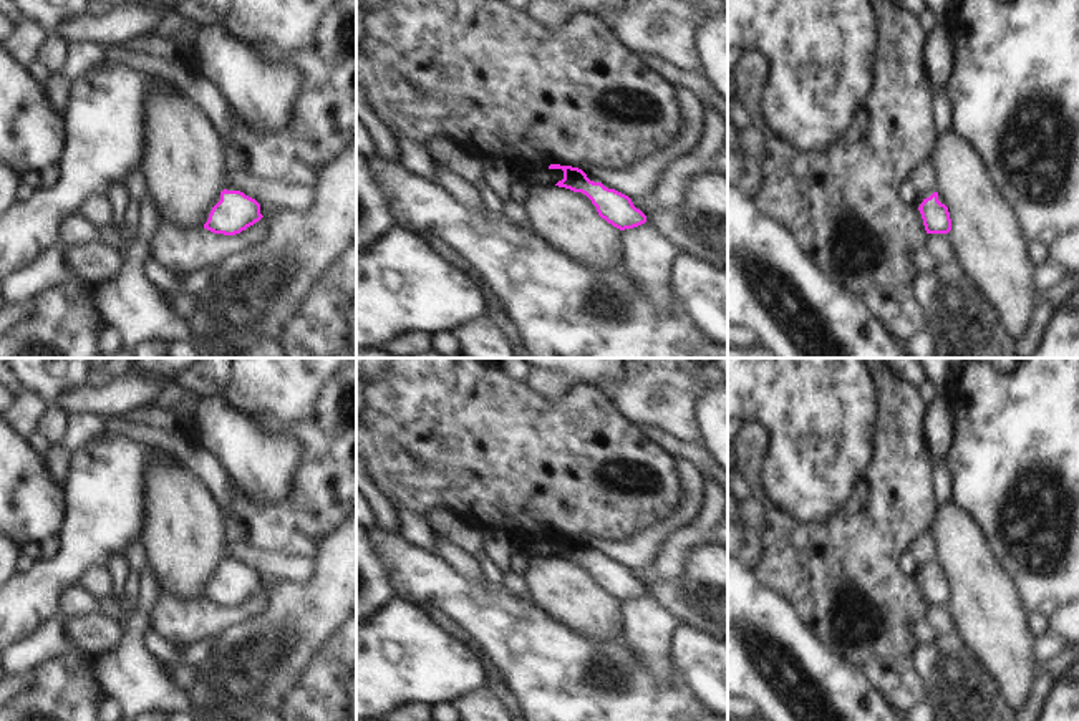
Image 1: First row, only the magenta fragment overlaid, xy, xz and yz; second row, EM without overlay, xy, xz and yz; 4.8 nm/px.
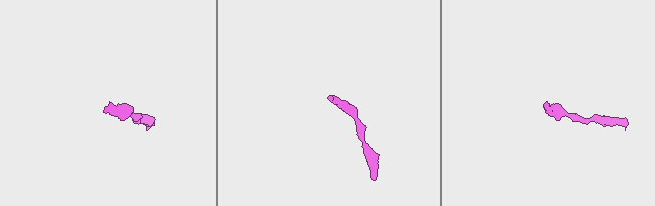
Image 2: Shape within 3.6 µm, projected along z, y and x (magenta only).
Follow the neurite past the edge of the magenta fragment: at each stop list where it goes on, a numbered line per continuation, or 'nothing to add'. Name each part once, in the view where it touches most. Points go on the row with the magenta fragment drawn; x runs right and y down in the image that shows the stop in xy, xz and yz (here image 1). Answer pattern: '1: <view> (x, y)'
nothing to add

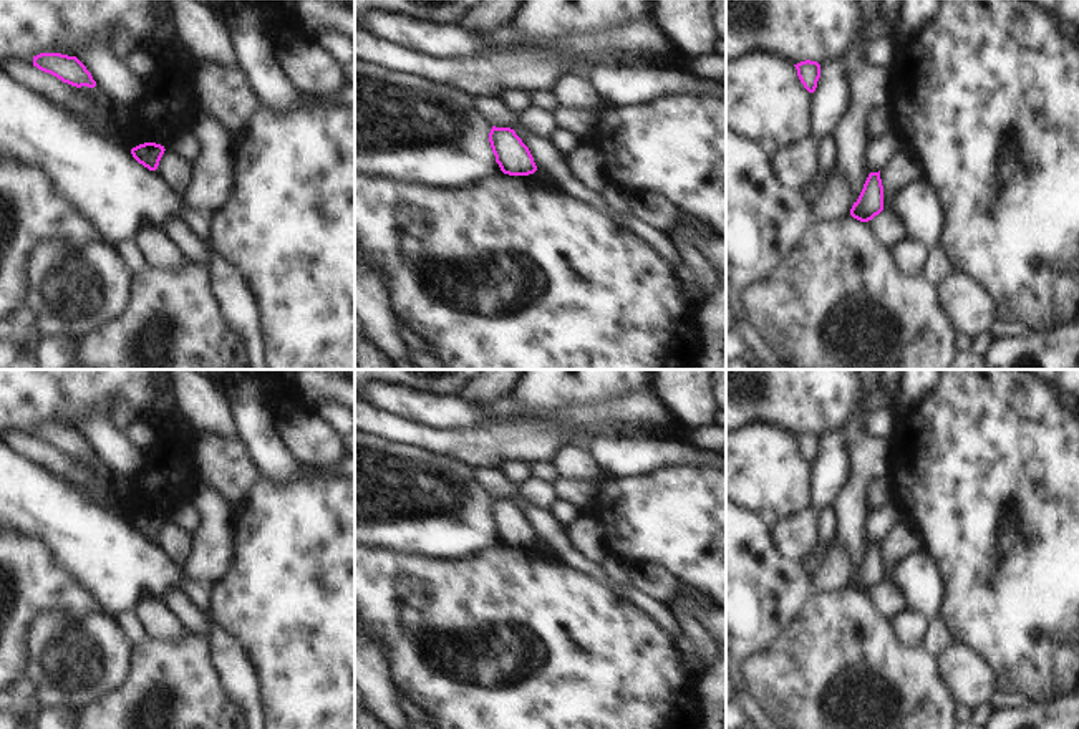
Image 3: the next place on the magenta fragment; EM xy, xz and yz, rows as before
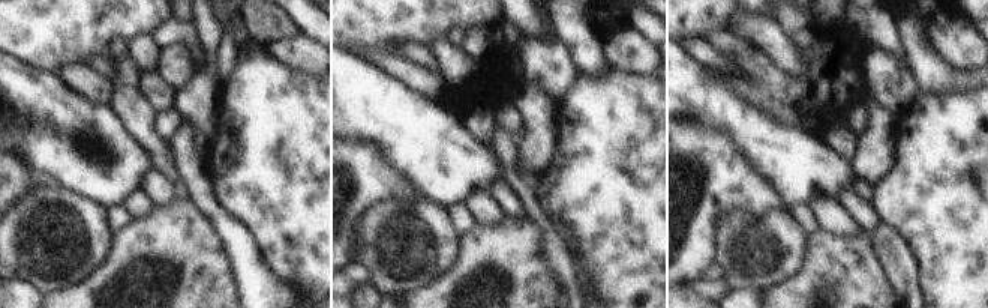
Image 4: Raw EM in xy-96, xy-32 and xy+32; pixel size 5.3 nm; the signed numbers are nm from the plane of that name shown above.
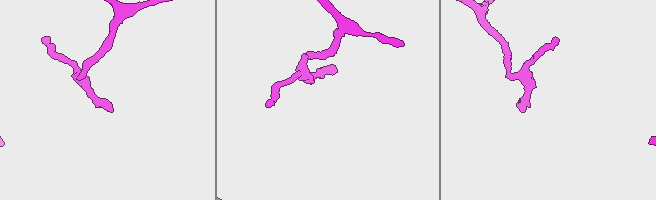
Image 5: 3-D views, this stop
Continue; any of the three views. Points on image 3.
nothing to add

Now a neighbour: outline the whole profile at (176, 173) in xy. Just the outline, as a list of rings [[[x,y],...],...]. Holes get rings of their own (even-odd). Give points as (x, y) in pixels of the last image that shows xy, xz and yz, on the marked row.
[[[164,151],[156,171],[167,189],[182,199],[192,177],[192,162],[181,159],[171,151]]]

